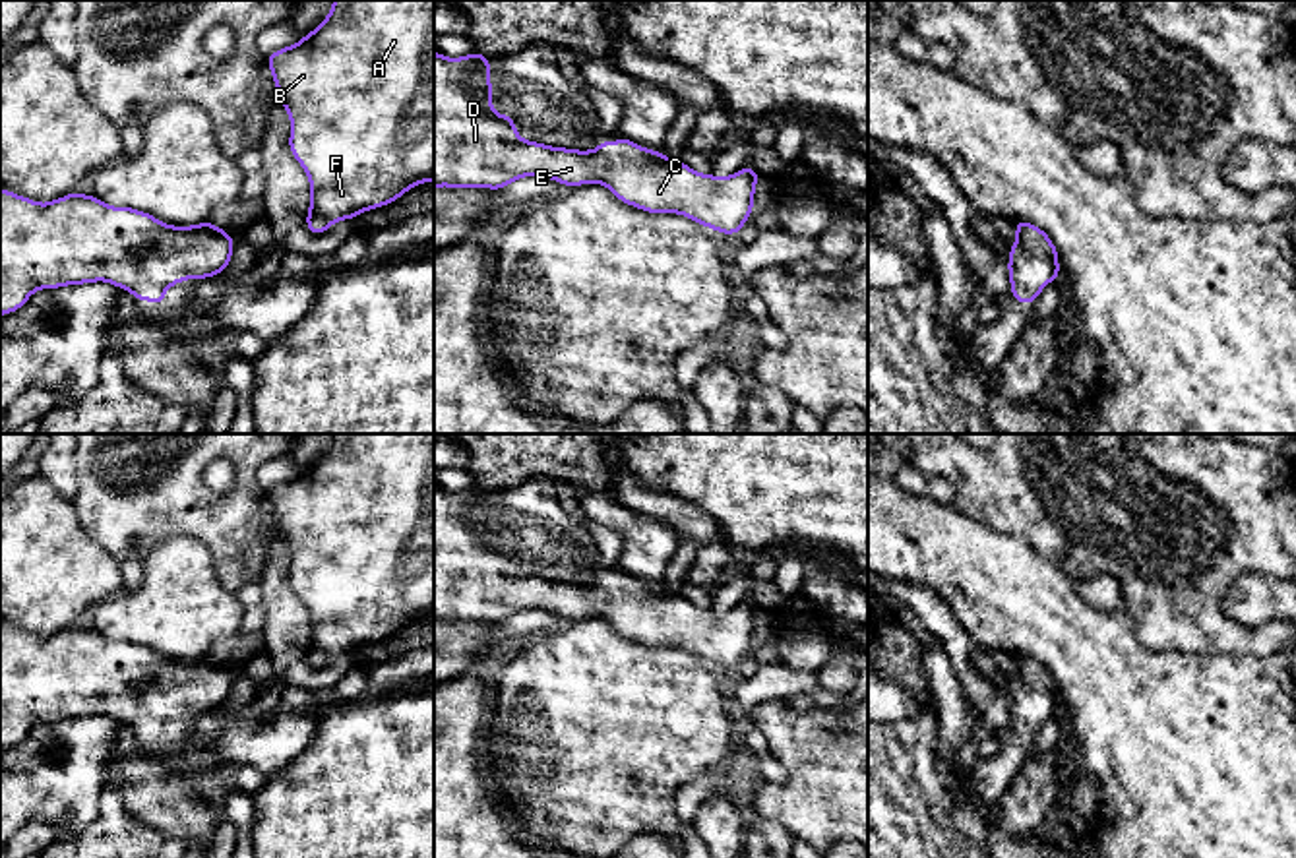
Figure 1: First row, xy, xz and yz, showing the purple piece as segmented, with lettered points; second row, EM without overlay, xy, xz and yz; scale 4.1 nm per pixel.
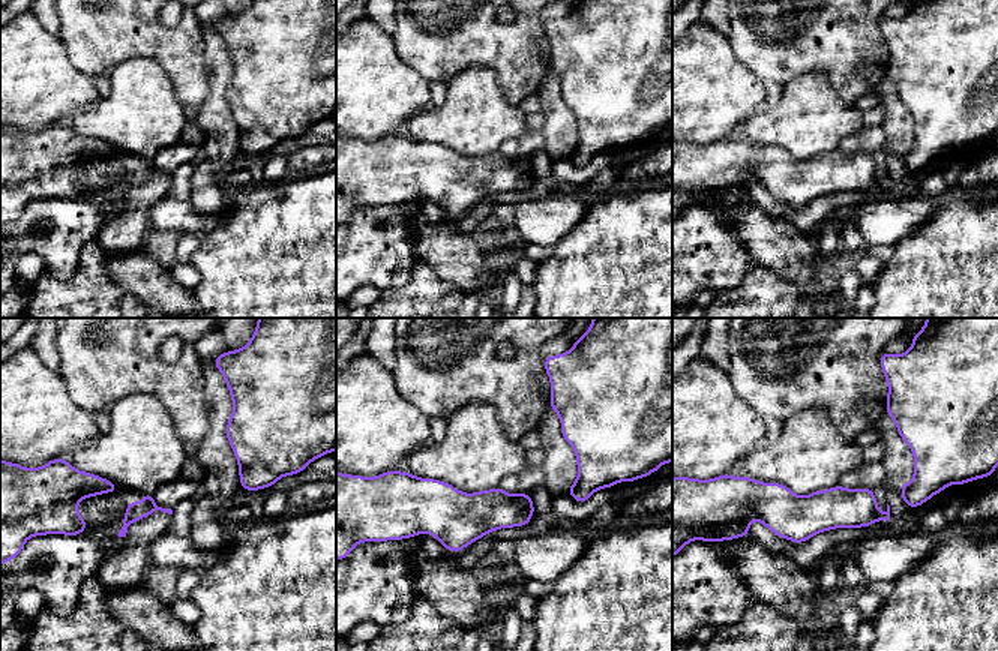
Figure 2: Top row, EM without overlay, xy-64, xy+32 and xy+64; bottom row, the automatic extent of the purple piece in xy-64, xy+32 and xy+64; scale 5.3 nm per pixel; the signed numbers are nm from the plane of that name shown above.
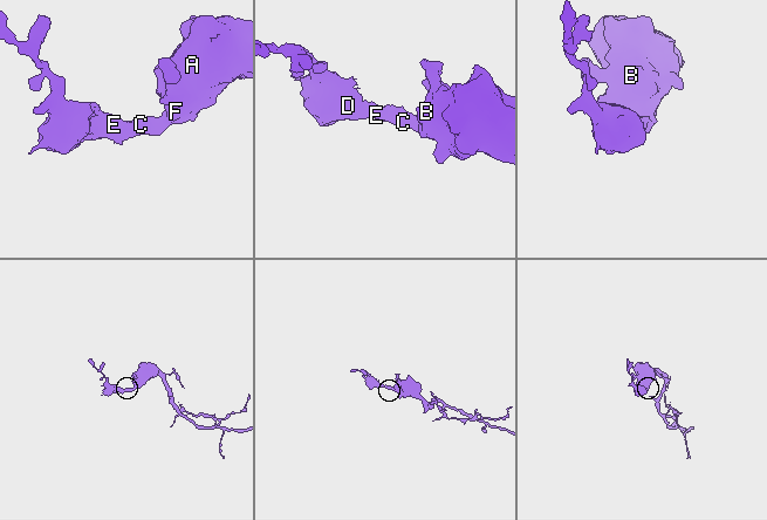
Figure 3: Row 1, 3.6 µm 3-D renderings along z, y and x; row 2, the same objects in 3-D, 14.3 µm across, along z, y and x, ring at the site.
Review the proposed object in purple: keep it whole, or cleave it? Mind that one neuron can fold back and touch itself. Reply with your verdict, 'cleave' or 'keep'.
keep

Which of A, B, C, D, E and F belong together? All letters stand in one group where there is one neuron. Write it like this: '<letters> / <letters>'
A B C D E F

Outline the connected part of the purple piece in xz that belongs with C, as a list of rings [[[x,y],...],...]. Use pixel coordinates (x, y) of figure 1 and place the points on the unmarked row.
[[[434,484],[434,622],[500,624],[539,608],[570,622],[597,616],[628,639],[680,647],[725,668],[738,668],[752,649],[761,610],[752,600],[719,612],[626,571],[591,585],[521,573],[515,554],[494,546],[490,525],[484,488],[446,492]]]

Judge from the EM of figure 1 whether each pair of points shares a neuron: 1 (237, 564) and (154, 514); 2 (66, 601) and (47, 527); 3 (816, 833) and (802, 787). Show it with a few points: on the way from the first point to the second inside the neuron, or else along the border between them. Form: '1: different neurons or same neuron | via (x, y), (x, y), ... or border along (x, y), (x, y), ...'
1: same neuron | via (221, 543), (192, 514), (175, 514)
2: same neuron | via (49, 583), (47, 545)
3: same neuron | via (816, 822), (814, 798)

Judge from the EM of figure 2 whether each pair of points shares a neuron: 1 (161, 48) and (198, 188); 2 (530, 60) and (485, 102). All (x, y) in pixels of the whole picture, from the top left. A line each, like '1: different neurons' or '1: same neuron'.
1: different neurons
2: different neurons

